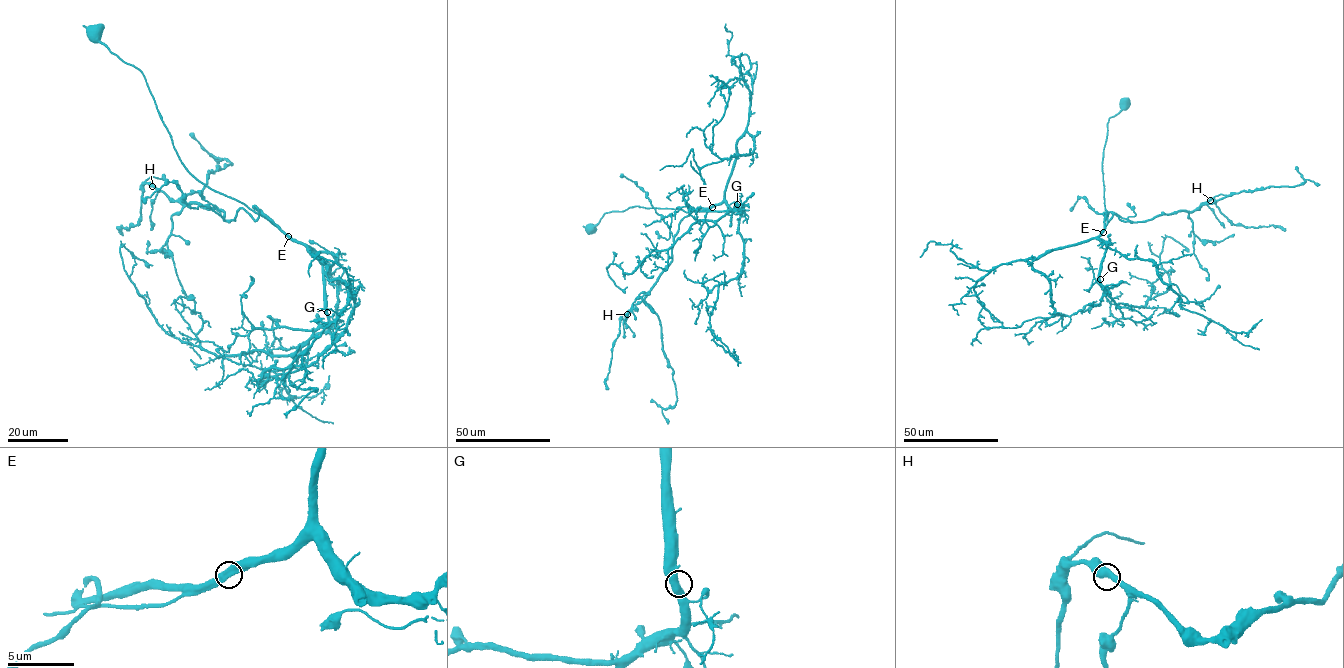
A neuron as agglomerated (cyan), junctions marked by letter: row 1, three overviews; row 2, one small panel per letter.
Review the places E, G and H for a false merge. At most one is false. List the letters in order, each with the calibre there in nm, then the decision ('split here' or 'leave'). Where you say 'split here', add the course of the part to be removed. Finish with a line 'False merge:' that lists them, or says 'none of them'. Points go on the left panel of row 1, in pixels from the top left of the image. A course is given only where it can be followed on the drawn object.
E: 550 nm thick; leave
G: 550 nm thick; leave
H: 500 nm thick; leave
False merge: none of them

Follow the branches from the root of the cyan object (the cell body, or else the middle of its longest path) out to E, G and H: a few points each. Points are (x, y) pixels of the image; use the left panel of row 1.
E: (95, 33), (113, 53), (142, 72), (183, 165), (199, 181), (245, 204), (288, 236)
G: (95, 33), (113, 53), (142, 72), (183, 165), (199, 181), (245, 204), (319, 257), (327, 312)
H: (95, 33), (142, 72), (183, 165), (258, 217), (240, 208), (226, 220), (221, 210), (180, 204), (152, 186)

